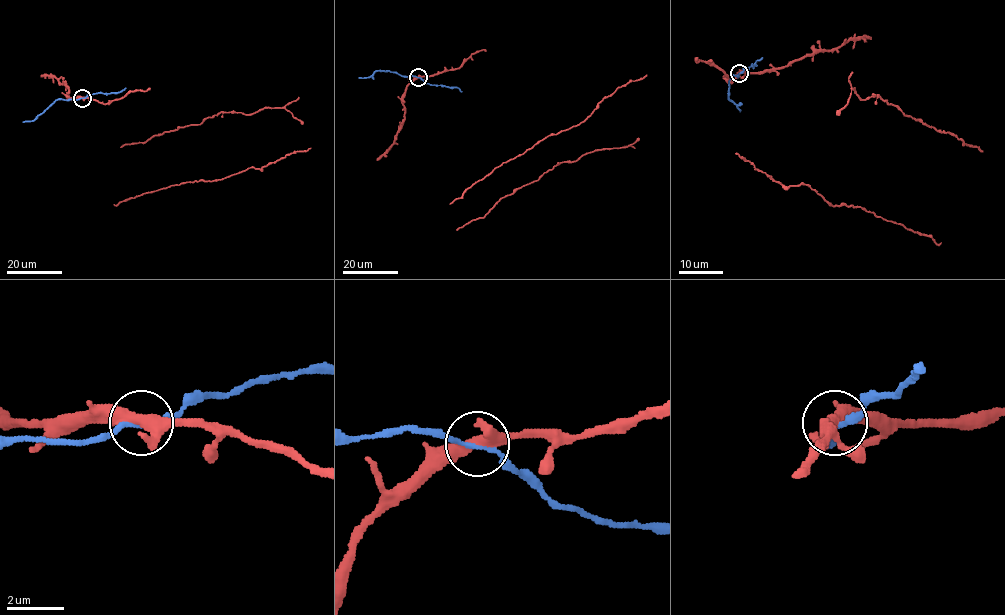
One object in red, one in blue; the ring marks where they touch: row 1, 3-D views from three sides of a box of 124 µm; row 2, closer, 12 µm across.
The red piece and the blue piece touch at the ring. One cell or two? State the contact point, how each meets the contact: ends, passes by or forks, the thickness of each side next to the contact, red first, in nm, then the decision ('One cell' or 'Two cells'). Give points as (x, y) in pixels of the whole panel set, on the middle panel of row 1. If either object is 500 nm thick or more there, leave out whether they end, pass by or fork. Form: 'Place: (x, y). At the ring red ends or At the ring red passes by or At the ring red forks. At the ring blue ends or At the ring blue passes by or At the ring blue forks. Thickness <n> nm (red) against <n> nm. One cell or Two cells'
Place: (418, 77). At the ring red passes by. At the ring blue passes by. Thickness 460 nm (red) against 140 nm. Two cells

